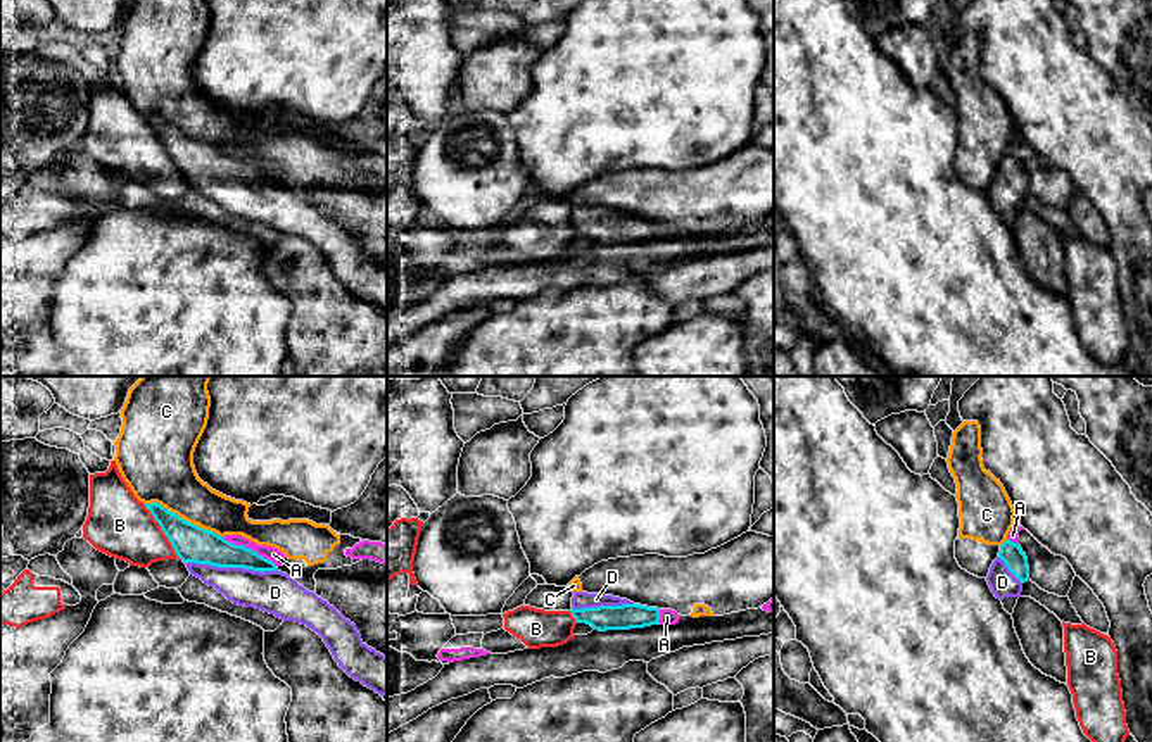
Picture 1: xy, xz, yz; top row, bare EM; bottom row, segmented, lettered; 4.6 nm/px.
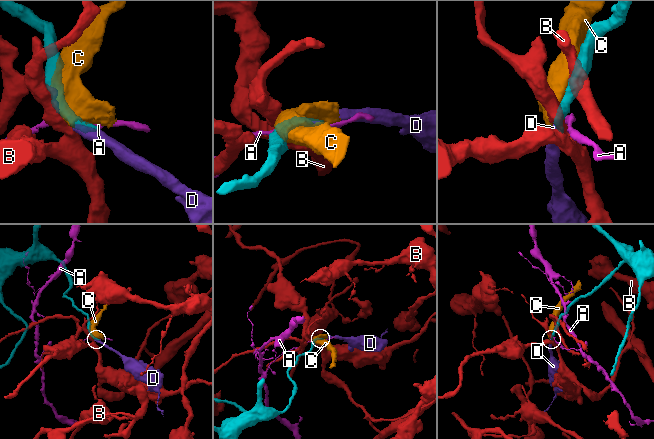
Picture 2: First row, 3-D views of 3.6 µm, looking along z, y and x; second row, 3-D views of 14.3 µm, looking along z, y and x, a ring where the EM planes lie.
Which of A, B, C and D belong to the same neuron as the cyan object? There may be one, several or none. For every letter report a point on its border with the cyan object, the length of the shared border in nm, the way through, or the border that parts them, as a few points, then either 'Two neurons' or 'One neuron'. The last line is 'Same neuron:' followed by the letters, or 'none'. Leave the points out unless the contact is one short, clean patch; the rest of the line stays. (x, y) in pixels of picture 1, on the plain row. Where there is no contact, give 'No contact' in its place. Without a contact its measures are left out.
A: Touches cyan at xy (249, 163). Shared border 300 nm. Two neurons
B: Touches cyan at xy (163, 144). Shared border 320 nm. Two neurons
C: Touches cyan at xy (182, 132). Shared border 400 nm. Two neurons
D: Touches cyan at xy (232, 180). Shared border 440 nm. Path across: xy (192, 157), (218, 176), (232, 180), (246, 192), (275, 206). One neuron
Same neuron: D

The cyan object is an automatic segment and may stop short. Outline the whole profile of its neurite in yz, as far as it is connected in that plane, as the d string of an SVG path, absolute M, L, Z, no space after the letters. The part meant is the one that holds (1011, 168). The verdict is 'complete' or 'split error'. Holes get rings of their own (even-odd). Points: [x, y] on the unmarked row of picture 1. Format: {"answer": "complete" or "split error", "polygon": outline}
{"answer": "split error", "polygon": "M1005 154L993 174L986 195L997 212L1021 211L1022 197L1029 193L1028 171L1021 159Z"}

